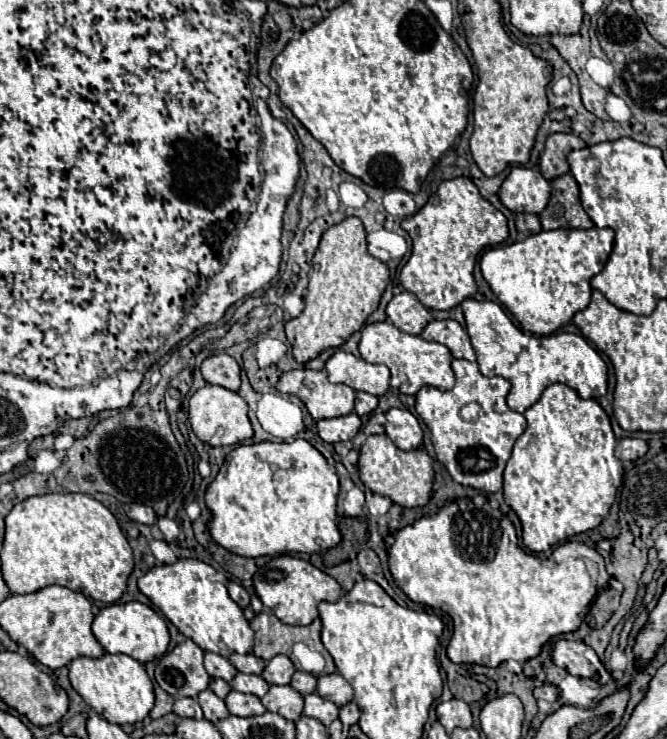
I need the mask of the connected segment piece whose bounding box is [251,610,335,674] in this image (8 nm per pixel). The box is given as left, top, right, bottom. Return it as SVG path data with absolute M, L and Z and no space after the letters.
M263 610L261 614L255 614L255 618L251 620L251 628L255 632L255 648L253 648L255 656L259 656L263 660L271 660L277 654L285 654L285 656L293 658L293 654L291 654L293 644L303 642L309 648L325 654L327 674L335 672L333 658L325 652L325 648L319 640L321 620L315 620L309 626L289 626L289 624L283 624L275 614L271 614L271 610Z

